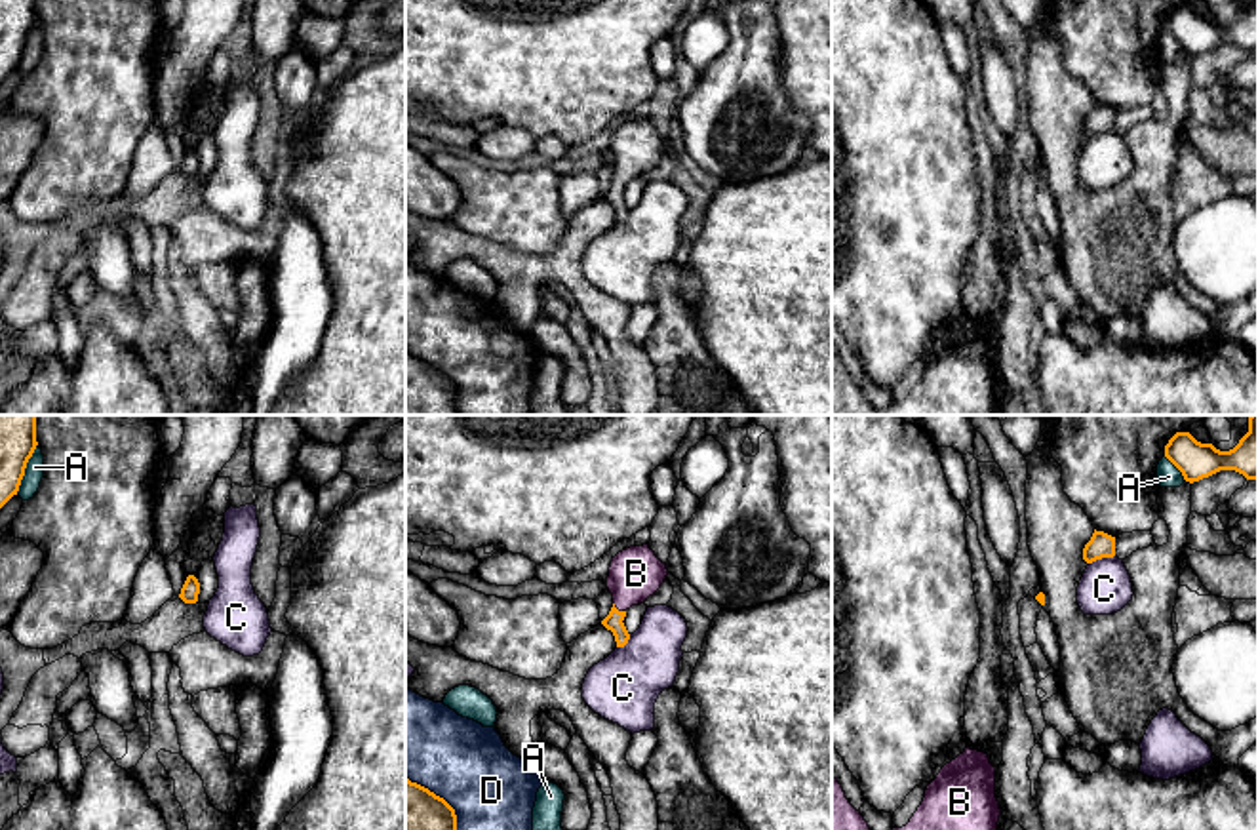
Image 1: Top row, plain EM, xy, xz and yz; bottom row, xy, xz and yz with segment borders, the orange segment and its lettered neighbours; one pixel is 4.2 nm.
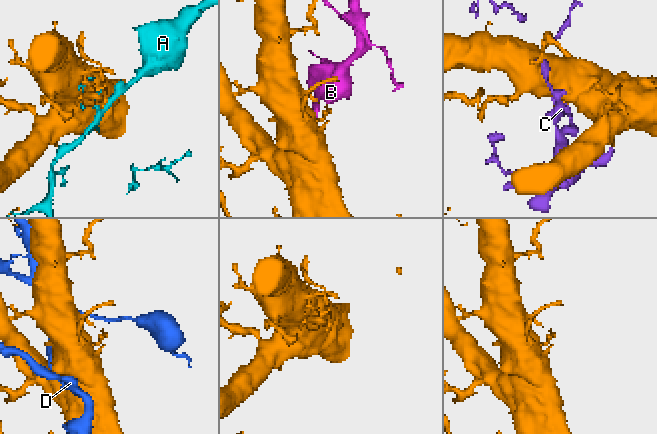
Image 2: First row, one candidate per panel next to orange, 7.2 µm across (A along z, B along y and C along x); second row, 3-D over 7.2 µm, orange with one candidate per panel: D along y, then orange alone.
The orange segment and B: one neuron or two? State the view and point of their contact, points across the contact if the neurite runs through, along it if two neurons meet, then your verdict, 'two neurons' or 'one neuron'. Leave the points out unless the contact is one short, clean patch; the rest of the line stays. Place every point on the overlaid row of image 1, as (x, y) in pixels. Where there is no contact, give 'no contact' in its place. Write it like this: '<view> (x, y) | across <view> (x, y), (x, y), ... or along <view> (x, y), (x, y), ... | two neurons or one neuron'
xz (617, 610) | along xz (613, 602), (625, 612) | two neurons

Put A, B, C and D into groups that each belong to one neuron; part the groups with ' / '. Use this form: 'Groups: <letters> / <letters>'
Groups: A / B / C / D

